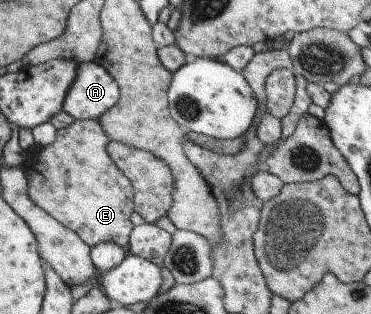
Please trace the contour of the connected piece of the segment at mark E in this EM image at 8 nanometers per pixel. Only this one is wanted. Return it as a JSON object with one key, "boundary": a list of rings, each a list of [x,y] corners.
{"boundary":[[[76,120],[67,128],[57,130],[51,144],[28,150],[24,171],[30,197],[38,207],[73,229],[90,247],[102,242],[116,242],[130,253],[131,233],[135,229],[130,221],[130,215],[135,212],[135,185],[112,159],[108,151],[112,142],[100,120]]]}

